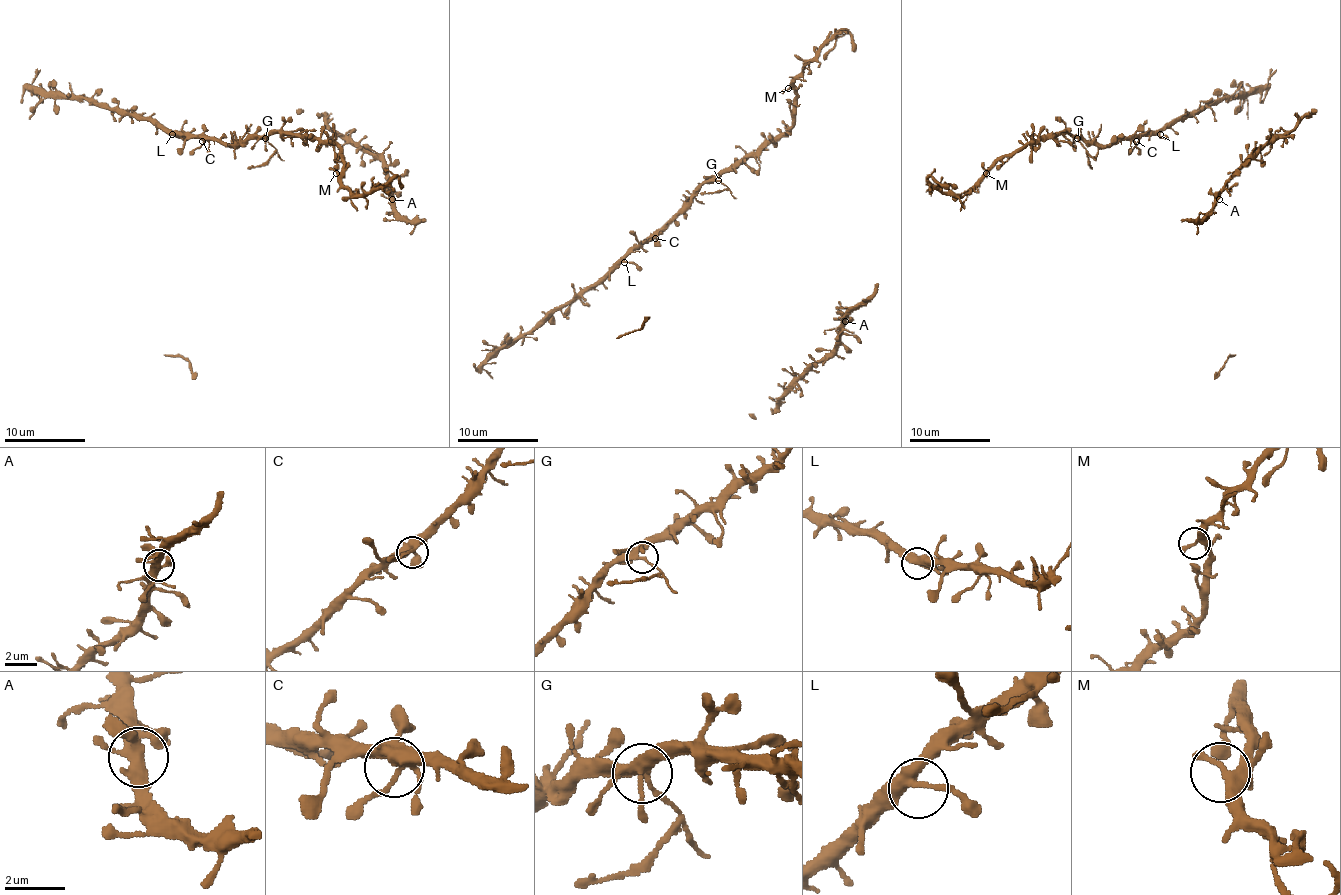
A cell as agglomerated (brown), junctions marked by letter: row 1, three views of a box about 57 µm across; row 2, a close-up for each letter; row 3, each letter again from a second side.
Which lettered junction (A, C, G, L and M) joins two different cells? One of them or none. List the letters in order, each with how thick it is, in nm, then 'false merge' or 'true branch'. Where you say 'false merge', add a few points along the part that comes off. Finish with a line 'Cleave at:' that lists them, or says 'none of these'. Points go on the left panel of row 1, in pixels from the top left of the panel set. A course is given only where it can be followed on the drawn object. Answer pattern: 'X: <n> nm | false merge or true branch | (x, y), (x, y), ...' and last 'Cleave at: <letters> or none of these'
A: 360 nm | true branch
C: 300 nm | true branch
G: 260 nm | false merge | (265, 139), (275, 151), (261, 165), (247, 169)
L: 320 nm | true branch
M: 280 nm | true branch
Cleave at: G

